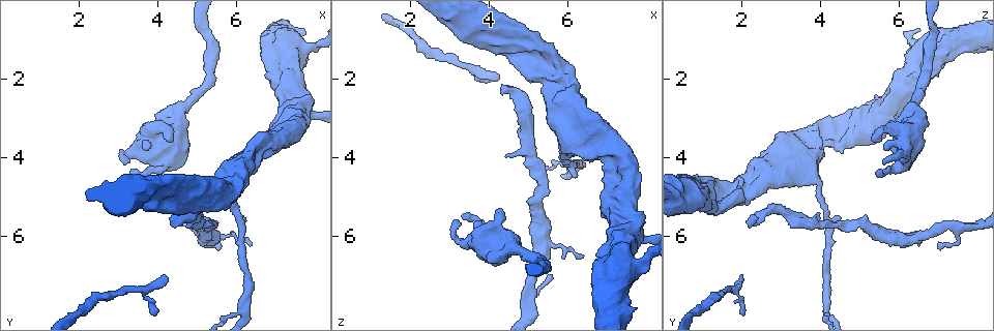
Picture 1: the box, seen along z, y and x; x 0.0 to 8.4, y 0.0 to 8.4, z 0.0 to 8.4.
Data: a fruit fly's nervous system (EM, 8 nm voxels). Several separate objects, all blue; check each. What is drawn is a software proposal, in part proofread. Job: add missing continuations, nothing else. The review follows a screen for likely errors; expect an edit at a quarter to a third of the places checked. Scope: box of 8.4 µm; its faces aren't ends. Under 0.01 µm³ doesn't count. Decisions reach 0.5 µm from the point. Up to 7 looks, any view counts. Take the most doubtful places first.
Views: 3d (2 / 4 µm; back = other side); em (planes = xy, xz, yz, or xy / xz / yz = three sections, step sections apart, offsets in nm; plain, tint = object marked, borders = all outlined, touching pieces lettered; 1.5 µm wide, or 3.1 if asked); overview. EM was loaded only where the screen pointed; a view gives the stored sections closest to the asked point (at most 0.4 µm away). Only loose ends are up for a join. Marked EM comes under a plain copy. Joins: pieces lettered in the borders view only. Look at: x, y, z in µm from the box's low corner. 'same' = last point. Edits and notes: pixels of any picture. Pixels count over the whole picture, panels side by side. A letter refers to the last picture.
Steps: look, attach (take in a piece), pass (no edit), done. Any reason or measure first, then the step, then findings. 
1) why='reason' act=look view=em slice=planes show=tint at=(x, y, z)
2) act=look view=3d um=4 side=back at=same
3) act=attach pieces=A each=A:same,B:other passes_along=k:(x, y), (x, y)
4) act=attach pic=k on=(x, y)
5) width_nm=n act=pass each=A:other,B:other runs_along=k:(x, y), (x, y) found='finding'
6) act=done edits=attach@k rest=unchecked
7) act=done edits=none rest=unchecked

why='an open end' act=look view=3d um=4 at=(4.45, 5.40, 4.00)

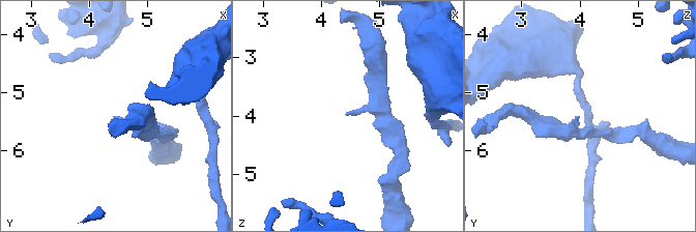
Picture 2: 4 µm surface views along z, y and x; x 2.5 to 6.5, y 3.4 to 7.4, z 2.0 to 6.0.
act=look view=em slice=planes show=tint at=(4.45, 5.45, 3.95)

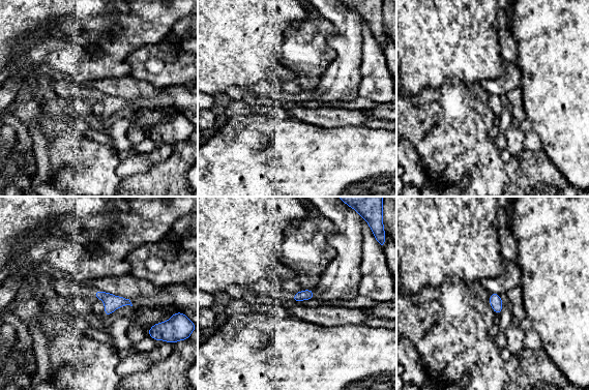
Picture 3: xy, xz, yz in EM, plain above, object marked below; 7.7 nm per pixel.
act=look view=em slice=planes show=borders at=same

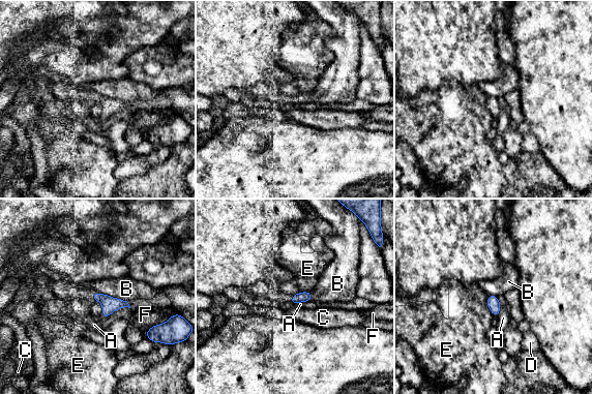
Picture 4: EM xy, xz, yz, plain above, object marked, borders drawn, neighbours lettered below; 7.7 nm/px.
act=pass each=A:other,B:other,C:other,D:other,E:other,F:other border=4:(501, 306), (497, 315) found='no lettered piece goes on from it'

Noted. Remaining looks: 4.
why='free end' act=look view=3d um=2 at=(5.60, 6.20, 6.95)

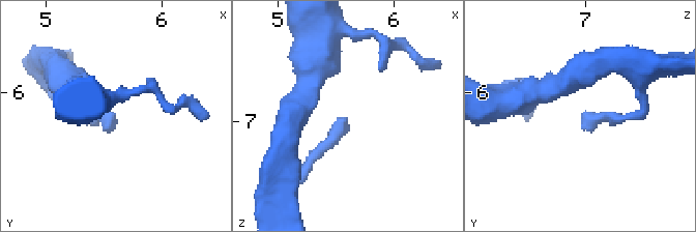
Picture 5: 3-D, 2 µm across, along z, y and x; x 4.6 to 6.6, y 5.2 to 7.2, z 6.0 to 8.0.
why='need the tissue' act=look view=em slice=planes show=borders at=(5.58, 6.16, 6.98)

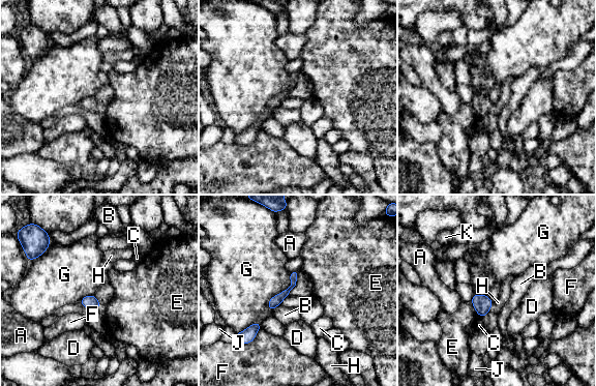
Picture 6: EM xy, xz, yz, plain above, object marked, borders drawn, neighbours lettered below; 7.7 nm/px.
act=pass each=A:other,B:other,C:other,D:other,E:other,F:other,G:other,H:other,J:other,K:other border=6:(471, 300), (473, 308), (481, 317) found='none of them fits'

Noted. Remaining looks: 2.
why='thin end' act=look view=3d um=4 at=(4.25, 7.00, 1.95)

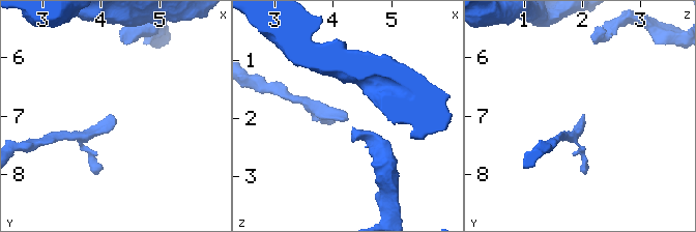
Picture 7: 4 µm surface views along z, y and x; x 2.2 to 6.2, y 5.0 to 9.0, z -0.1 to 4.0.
why='now the EM' act=look view=em slice=planes show=borders at=(4.25, 7.00, 2.00)

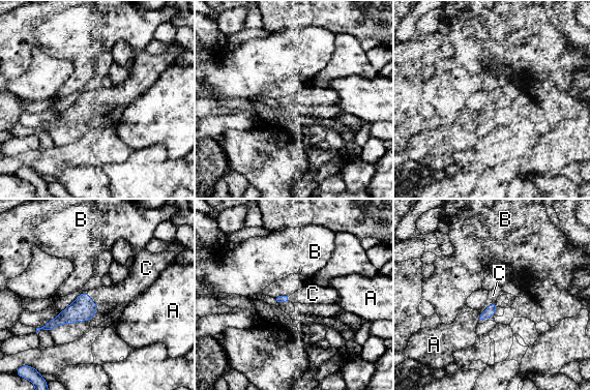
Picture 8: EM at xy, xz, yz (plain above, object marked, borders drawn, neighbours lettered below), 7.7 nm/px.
act=attach pieces=C each=A:other,B:other,C:same found='the cell continues'

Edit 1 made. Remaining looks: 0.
act=done edits=attach@8 rest=unchecked

